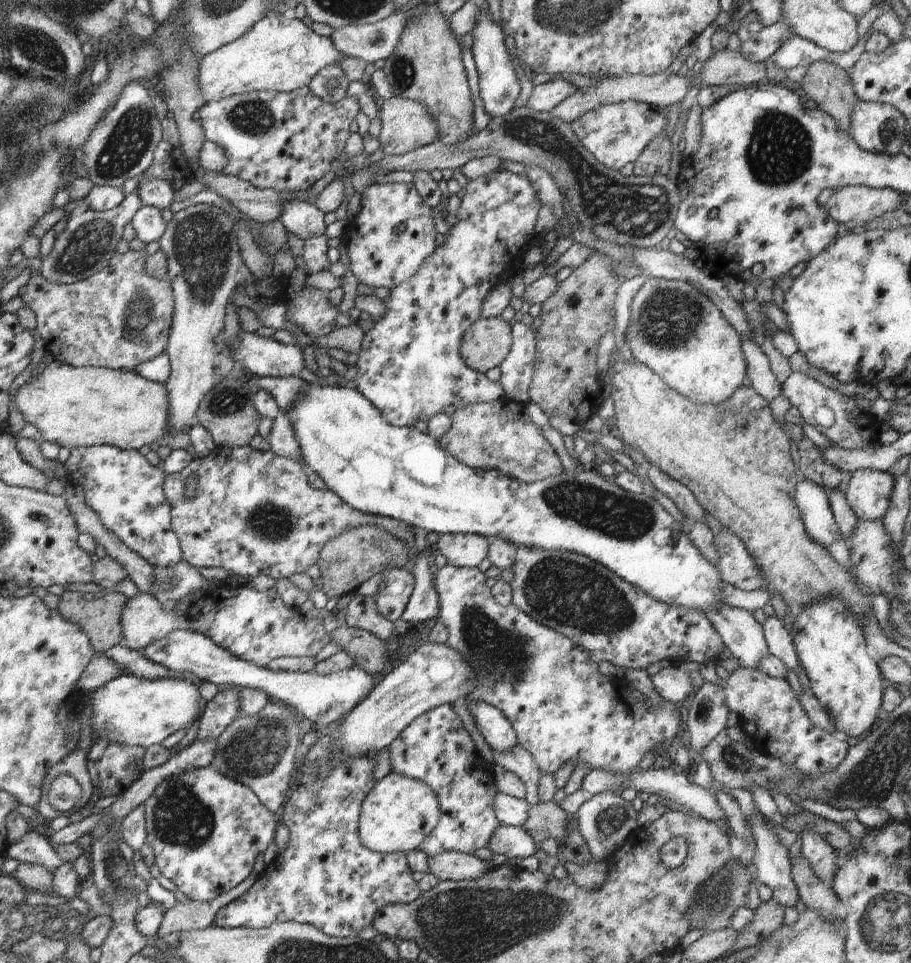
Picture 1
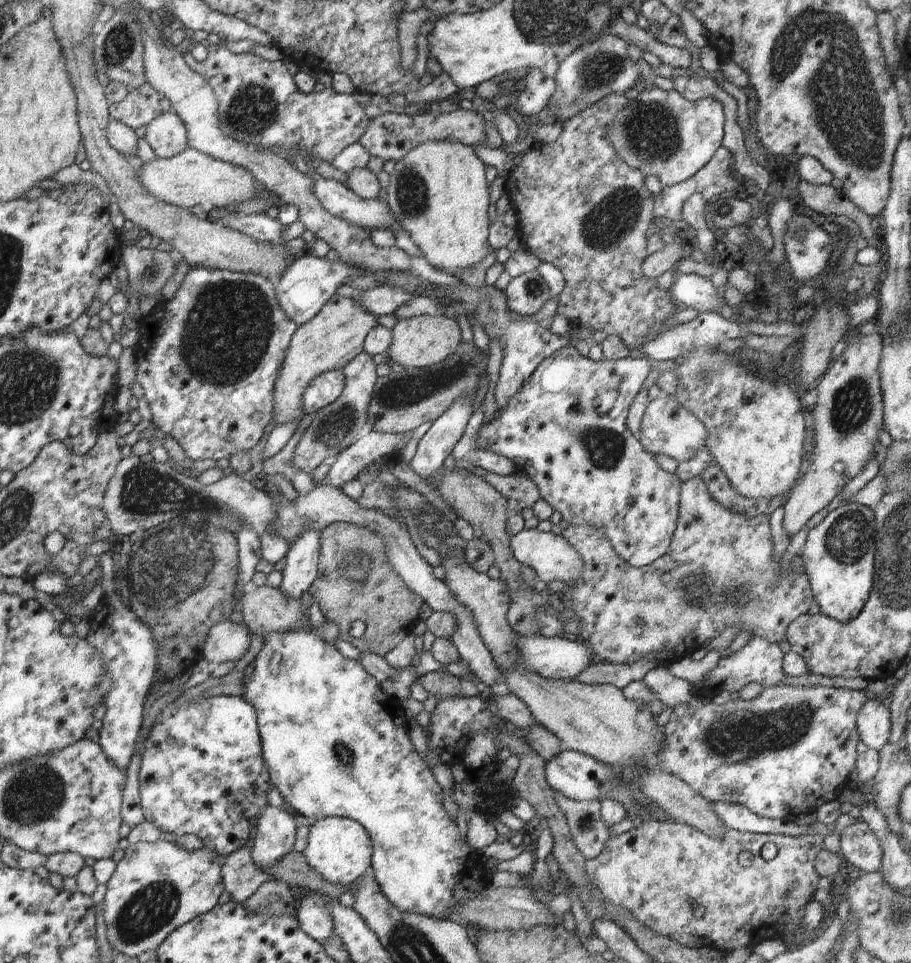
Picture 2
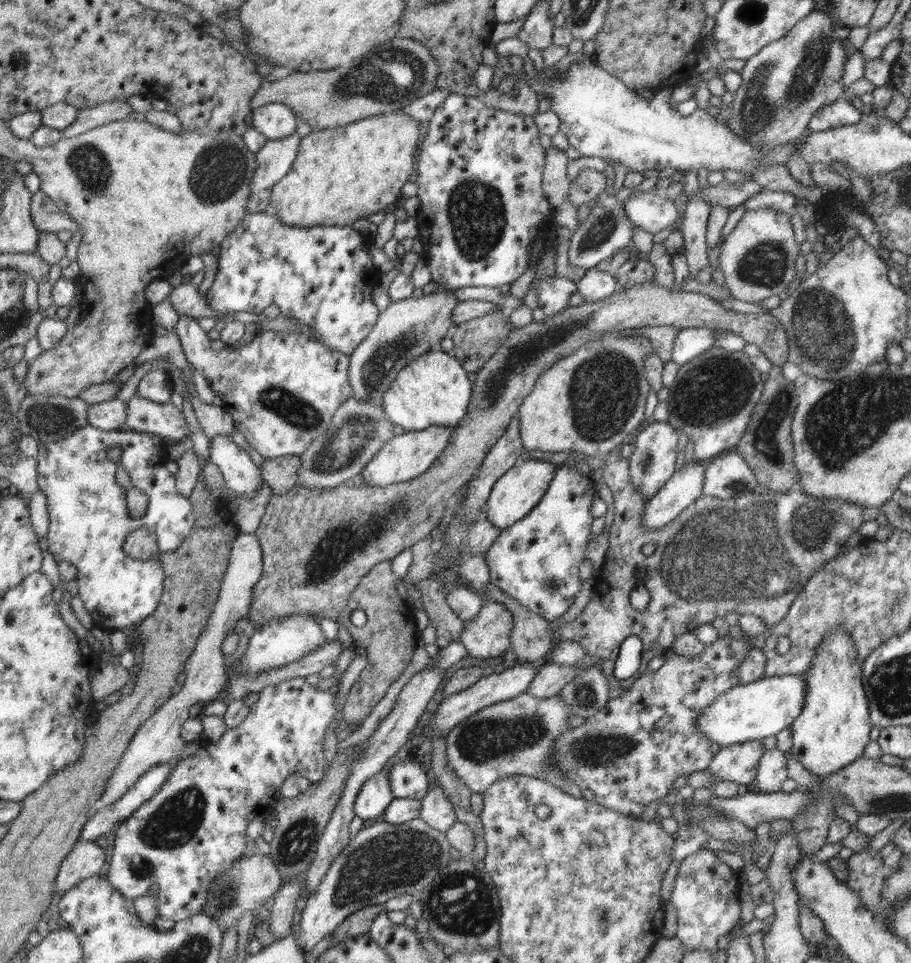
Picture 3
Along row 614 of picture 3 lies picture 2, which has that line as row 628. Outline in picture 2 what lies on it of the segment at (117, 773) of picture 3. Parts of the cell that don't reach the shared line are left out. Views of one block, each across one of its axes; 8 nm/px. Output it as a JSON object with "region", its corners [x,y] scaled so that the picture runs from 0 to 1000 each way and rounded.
{"region":[[[241,646],[231,654],[222,681],[233,693],[248,686],[260,688],[272,677],[276,659],[267,647]]]}

